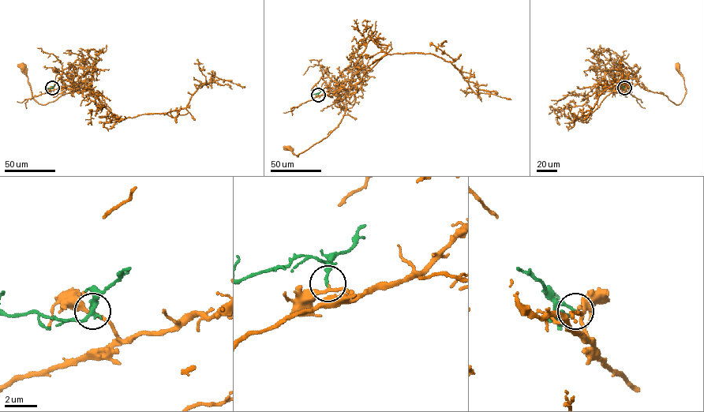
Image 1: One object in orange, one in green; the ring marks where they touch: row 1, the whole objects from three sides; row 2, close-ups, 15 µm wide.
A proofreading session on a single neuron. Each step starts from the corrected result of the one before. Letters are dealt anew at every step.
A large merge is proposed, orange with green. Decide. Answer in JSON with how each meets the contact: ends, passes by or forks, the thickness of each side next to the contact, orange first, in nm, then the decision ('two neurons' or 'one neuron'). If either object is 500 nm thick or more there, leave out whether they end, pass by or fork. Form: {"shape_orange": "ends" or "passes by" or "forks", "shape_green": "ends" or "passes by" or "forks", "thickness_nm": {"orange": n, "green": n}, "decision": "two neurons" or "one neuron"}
{"shape_orange": "passes by", "shape_green": "ends", "thickness_nm": {"orange": 180, "green": 180}, "decision": "one neuron"}

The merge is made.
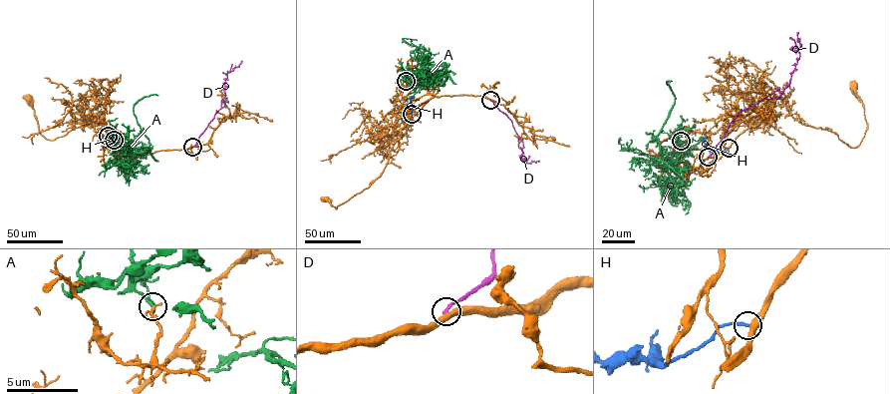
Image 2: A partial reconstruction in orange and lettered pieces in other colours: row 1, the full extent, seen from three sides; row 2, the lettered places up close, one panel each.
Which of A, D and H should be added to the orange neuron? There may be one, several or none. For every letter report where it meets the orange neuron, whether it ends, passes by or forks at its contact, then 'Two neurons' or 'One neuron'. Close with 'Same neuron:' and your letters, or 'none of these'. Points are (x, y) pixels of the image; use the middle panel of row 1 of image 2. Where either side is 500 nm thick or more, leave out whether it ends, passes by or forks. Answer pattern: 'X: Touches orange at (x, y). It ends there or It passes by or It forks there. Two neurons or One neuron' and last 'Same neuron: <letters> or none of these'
A: Touches orange at (406, 81). It ends there. Two neurons
D: Touches orange at (490, 100). It ends there. Two neurons
H: Touches orange at (412, 114). It ends there. One neuron
Same neuron: H

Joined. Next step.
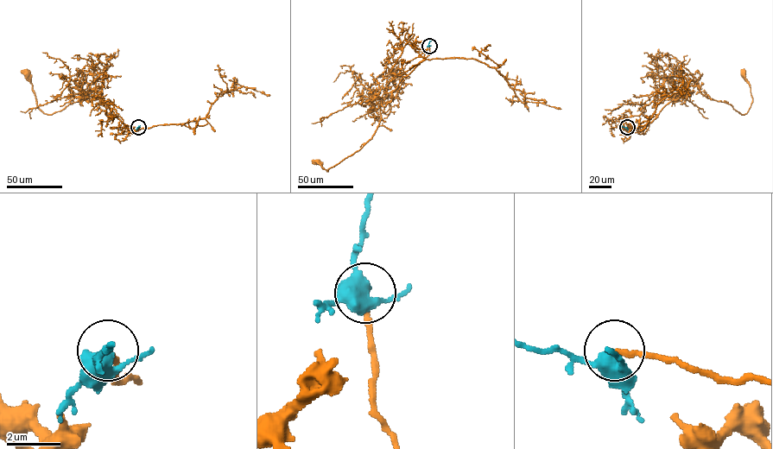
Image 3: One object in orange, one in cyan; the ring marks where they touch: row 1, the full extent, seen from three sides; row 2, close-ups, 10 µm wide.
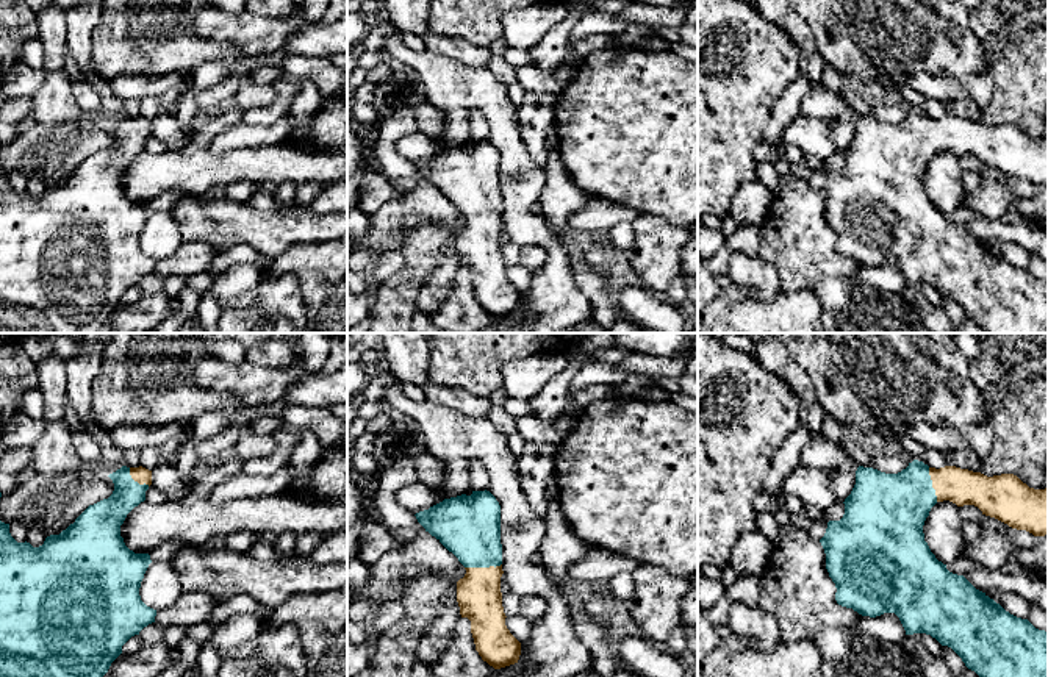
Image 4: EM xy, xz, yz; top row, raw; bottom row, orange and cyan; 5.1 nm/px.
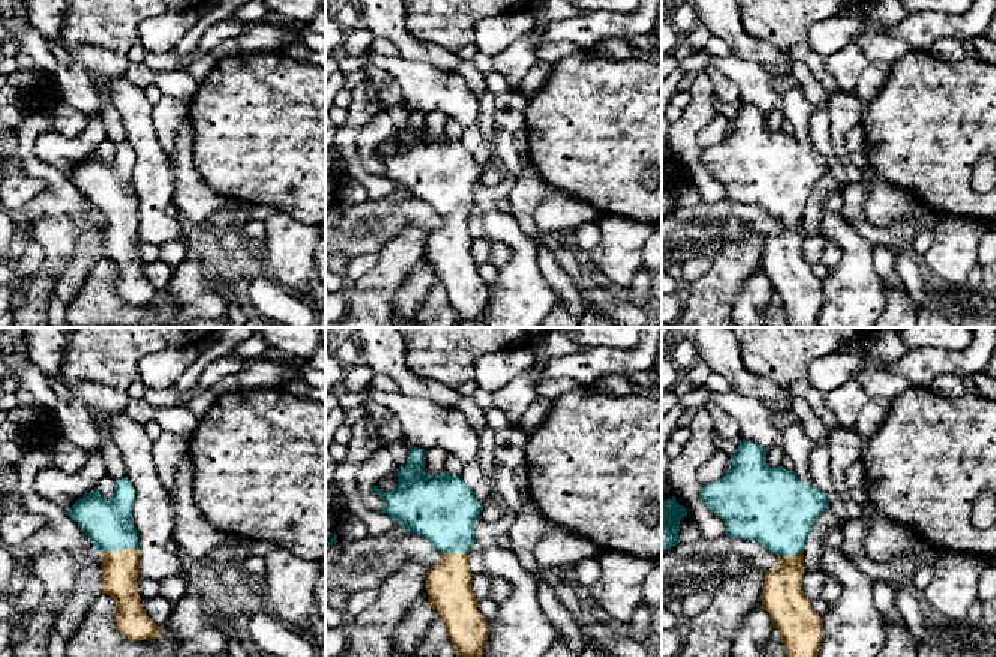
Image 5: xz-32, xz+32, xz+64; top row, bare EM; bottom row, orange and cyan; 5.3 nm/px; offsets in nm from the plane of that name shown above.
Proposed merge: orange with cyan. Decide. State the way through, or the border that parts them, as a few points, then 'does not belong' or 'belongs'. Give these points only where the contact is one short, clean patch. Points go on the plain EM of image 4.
runs through xz (479, 246), (482, 218), (482, 205), (468, 175); belongs

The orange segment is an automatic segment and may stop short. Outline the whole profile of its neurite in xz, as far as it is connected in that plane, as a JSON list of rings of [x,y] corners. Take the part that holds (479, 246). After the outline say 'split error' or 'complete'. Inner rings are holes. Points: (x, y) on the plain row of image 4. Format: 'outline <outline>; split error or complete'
outline [[[490,141],[444,149],[415,164],[458,211],[466,224],[457,231],[461,267],[471,270],[476,300],[494,319],[518,313],[521,292],[505,275],[501,227],[501,155]]]; split error

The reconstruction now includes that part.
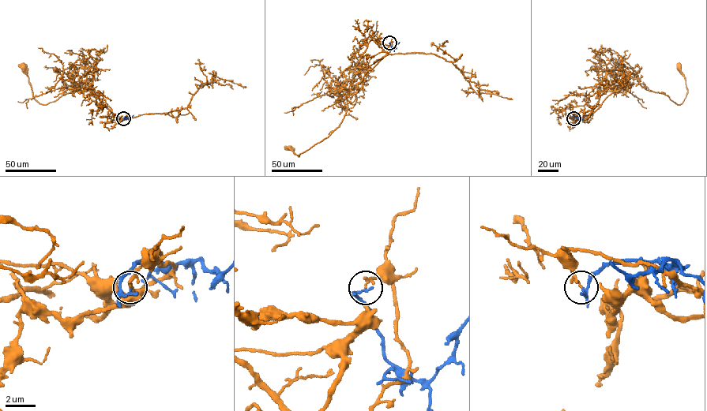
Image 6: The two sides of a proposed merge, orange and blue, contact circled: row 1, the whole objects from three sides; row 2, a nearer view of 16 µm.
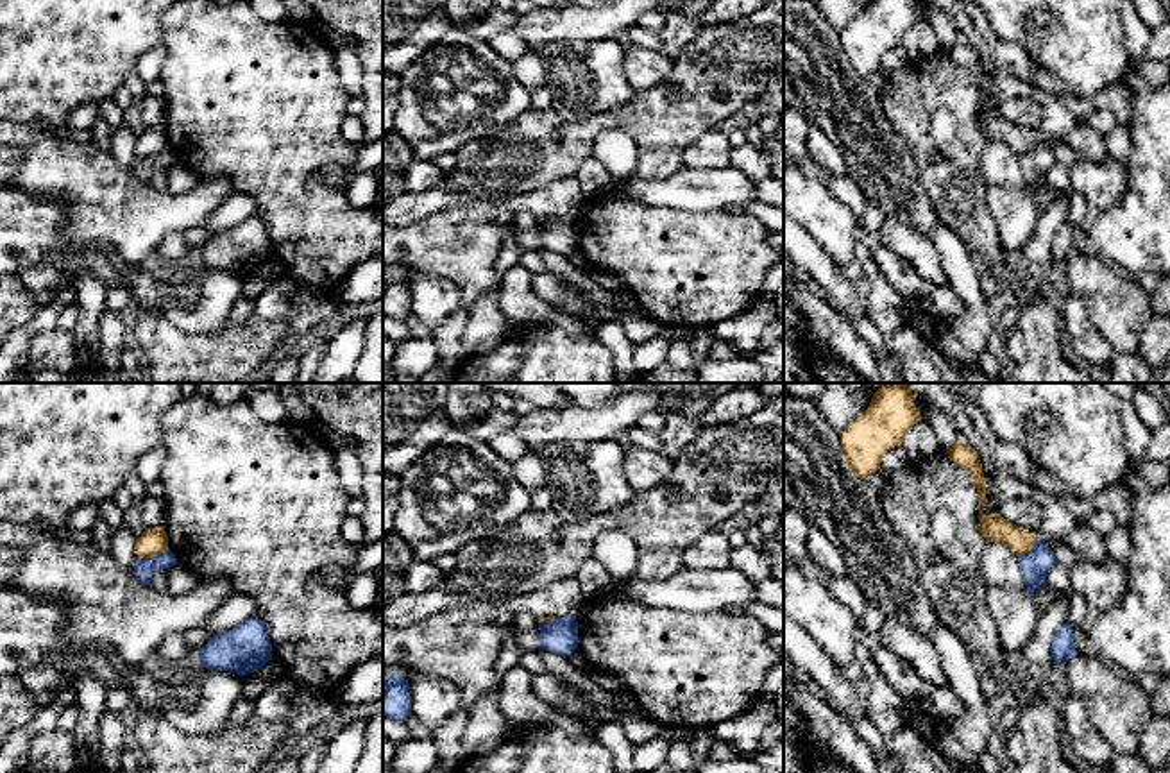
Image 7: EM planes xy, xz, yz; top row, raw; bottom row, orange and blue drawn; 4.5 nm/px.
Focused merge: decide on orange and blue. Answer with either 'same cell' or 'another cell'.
another cell

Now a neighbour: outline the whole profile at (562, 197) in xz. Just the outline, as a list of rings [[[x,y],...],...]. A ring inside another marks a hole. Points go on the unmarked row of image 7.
[[[576,175],[562,177],[546,188],[524,191],[521,195],[508,195],[490,199],[496,206],[506,208],[513,213],[526,209],[535,217],[565,217],[578,215],[585,195]]]

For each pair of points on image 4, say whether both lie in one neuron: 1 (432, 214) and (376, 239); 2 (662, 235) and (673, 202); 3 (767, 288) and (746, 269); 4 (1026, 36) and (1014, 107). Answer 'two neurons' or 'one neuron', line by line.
1: one neuron
2: two neurons
3: one neuron
4: one neuron

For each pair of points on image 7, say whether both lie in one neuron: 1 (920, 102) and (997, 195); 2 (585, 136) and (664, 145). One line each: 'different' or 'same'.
1: different
2: same

